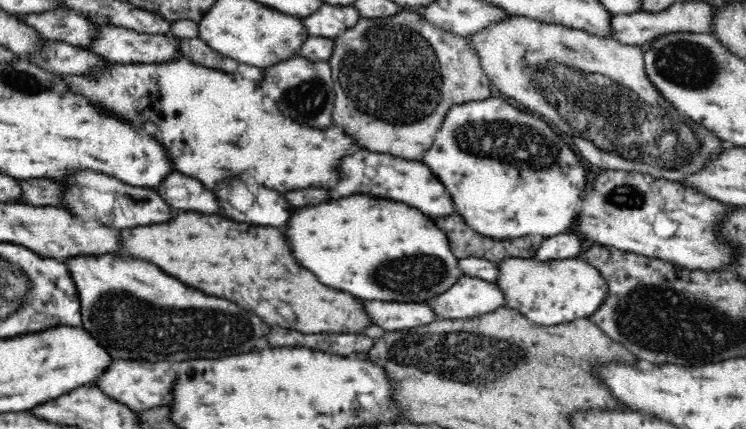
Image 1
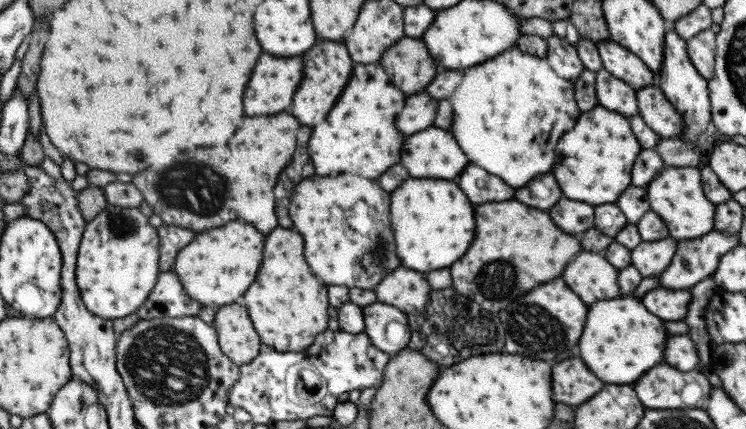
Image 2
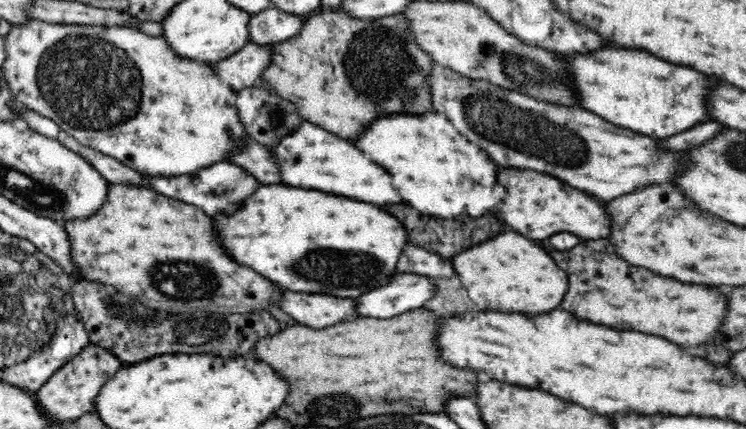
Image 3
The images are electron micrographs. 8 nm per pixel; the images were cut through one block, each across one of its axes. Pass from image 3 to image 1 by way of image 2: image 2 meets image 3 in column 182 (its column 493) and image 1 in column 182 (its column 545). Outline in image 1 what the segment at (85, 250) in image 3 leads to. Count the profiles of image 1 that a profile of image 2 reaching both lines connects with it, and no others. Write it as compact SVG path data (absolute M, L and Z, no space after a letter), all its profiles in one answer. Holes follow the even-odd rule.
M182 212L170 222L154 224L154 226L138 226L130 230L122 230L122 248L140 260L148 260L158 264L164 272L176 276L188 286L200 288L206 294L234 300L244 310L258 314L266 324L278 324L282 328L294 328L304 334L318 332L336 332L336 334L362 334L366 328L374 326L372 316L366 312L364 302L346 294L342 290L328 288L320 284L320 280L304 270L296 258L292 256L292 244L288 236L272 226L250 226L230 220L226 216L200 214L200 212Z

